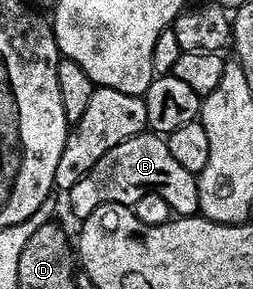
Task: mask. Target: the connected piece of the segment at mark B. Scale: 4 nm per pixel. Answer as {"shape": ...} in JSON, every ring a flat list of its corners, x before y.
{"shape":[[143,133,116,145,72,189,68,192,70,207,78,214,79,220,84,220,92,214,97,207,105,203,125,203,138,205,149,191,155,191,168,206,174,210,178,217,199,214,198,210,198,181,195,175,188,173,168,153,165,138,154,133]]}

